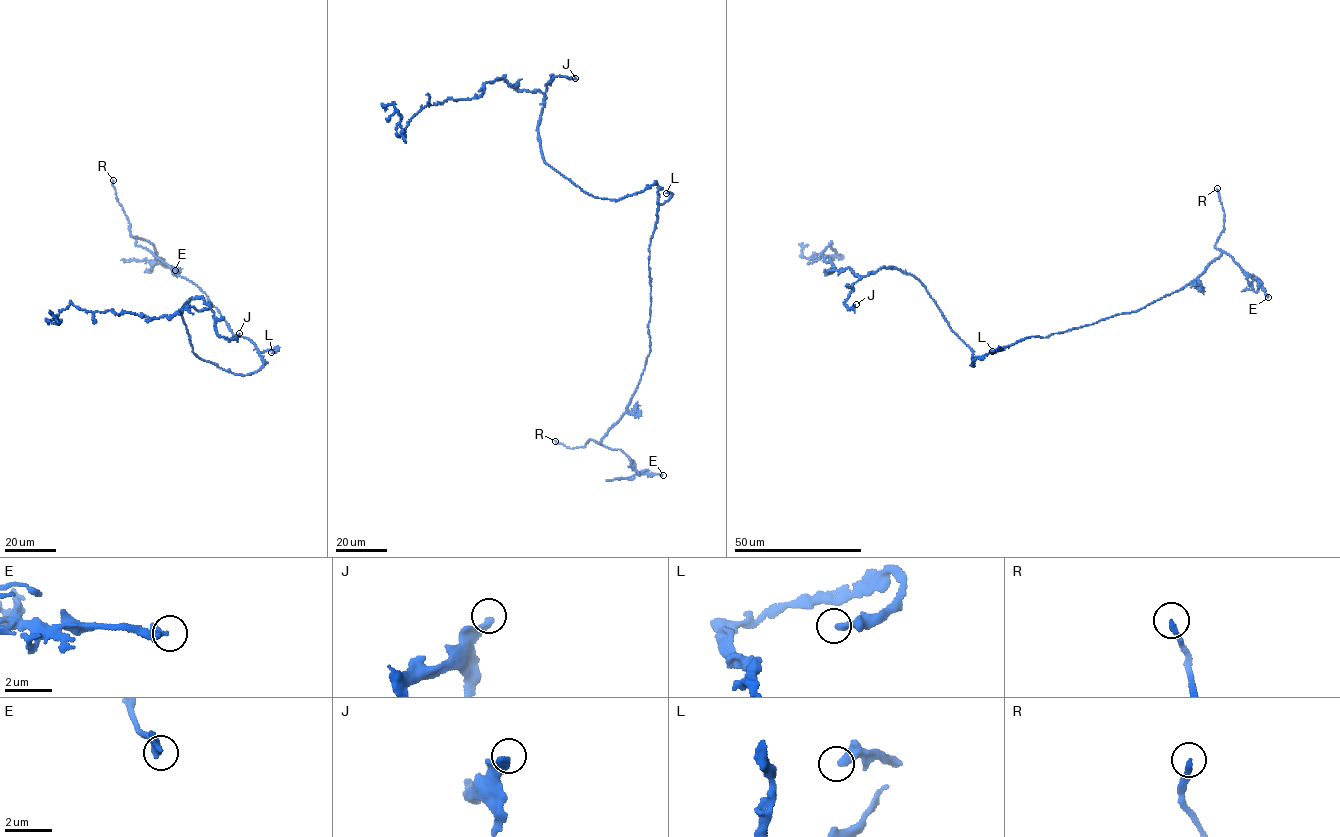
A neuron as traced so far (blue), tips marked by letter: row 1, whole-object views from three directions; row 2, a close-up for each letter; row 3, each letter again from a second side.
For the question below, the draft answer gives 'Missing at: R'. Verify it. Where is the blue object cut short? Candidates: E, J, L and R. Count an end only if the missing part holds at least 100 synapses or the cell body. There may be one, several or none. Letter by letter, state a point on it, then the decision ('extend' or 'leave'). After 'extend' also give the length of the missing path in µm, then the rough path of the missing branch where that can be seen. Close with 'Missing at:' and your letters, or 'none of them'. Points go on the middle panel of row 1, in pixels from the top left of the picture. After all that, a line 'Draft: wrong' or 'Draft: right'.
E: place (663, 475); leave
J: place (575, 78); leave
L: place (666, 193); leave
R: place (555, 441); extend; missing 25 µm; course (555, 441), (554, 436), (538, 430), (542, 429), (537, 424)
Missing at: R
Draft: right

